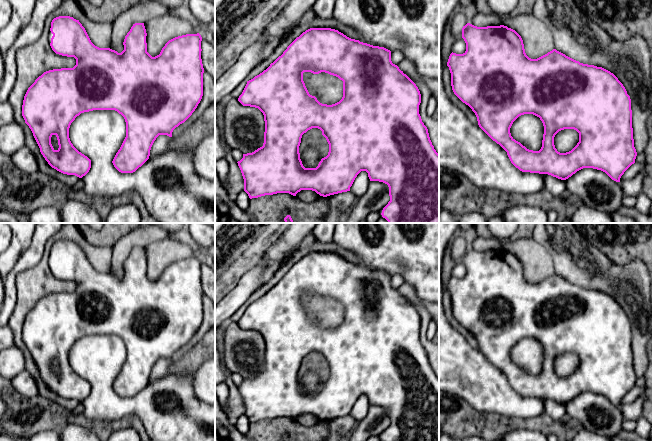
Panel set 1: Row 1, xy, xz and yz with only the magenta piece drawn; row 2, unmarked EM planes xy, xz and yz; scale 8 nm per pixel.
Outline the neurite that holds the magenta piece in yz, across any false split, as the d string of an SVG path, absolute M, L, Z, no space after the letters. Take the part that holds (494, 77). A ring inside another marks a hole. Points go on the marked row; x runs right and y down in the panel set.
M467 23L462 28L462 38L466 43L466 51L463 54L452 52L447 62L452 90L472 109L479 127L507 152L516 168L522 172L548 174L561 180L568 179L583 168L593 168L620 182L624 172L635 163L637 152L633 139L631 99L613 73L602 67L580 63L556 49L531 59L525 53L521 36L504 25L477 27ZM524 114L533 114L543 123L544 134L539 151L527 149L511 136L513 122ZM564 129L576 130L579 142L571 151L560 153L555 148L554 137Z

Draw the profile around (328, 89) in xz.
M325 72L303 73L303 81L310 95L315 96L322 104L332 105L343 97L343 81Z

